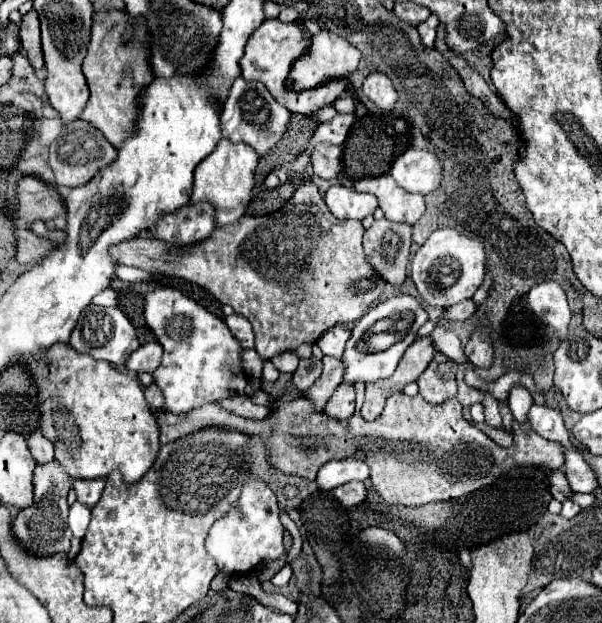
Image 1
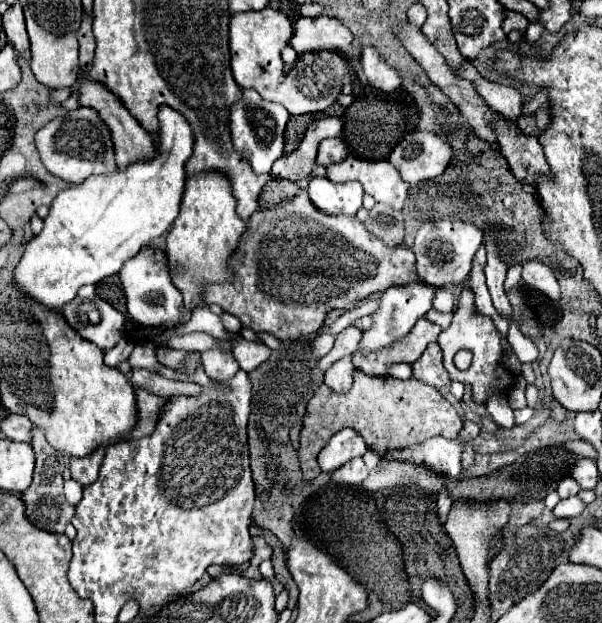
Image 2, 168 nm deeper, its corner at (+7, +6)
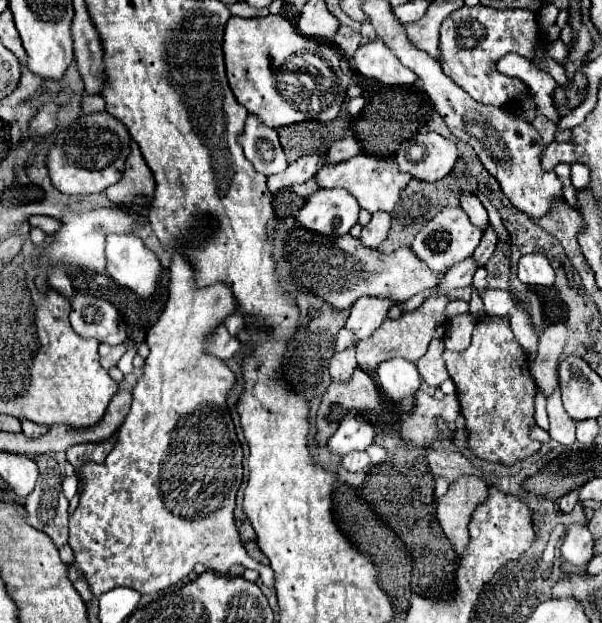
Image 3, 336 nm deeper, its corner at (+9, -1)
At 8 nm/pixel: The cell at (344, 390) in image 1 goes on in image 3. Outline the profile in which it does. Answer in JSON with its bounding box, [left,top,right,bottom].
[329,349,357,381]

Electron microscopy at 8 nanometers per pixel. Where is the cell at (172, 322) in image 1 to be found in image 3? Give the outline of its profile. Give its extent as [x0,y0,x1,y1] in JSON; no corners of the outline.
[105,235,163,299]

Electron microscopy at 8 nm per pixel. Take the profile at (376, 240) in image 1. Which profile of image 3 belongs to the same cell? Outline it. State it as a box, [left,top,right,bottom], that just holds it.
[361,213,391,247]

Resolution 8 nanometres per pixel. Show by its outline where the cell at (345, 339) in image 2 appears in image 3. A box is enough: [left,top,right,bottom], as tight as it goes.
[347,297,395,339]

